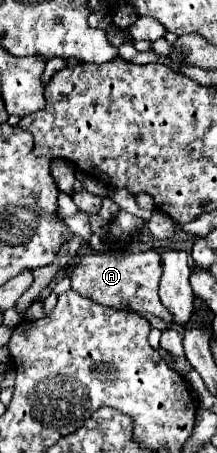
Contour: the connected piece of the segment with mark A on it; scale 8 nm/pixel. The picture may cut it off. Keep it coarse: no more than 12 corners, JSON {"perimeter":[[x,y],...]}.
{"perimeter":[[157,251],[83,255],[71,289],[167,325]]}

